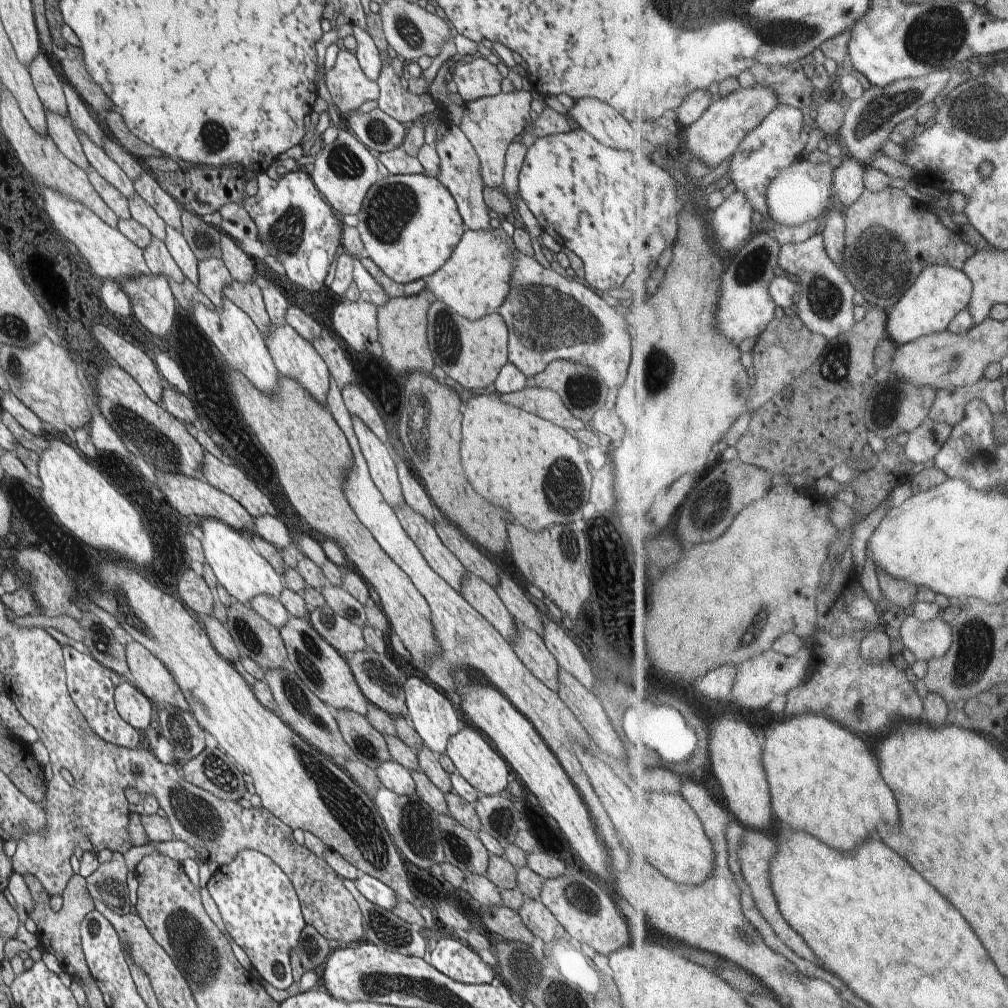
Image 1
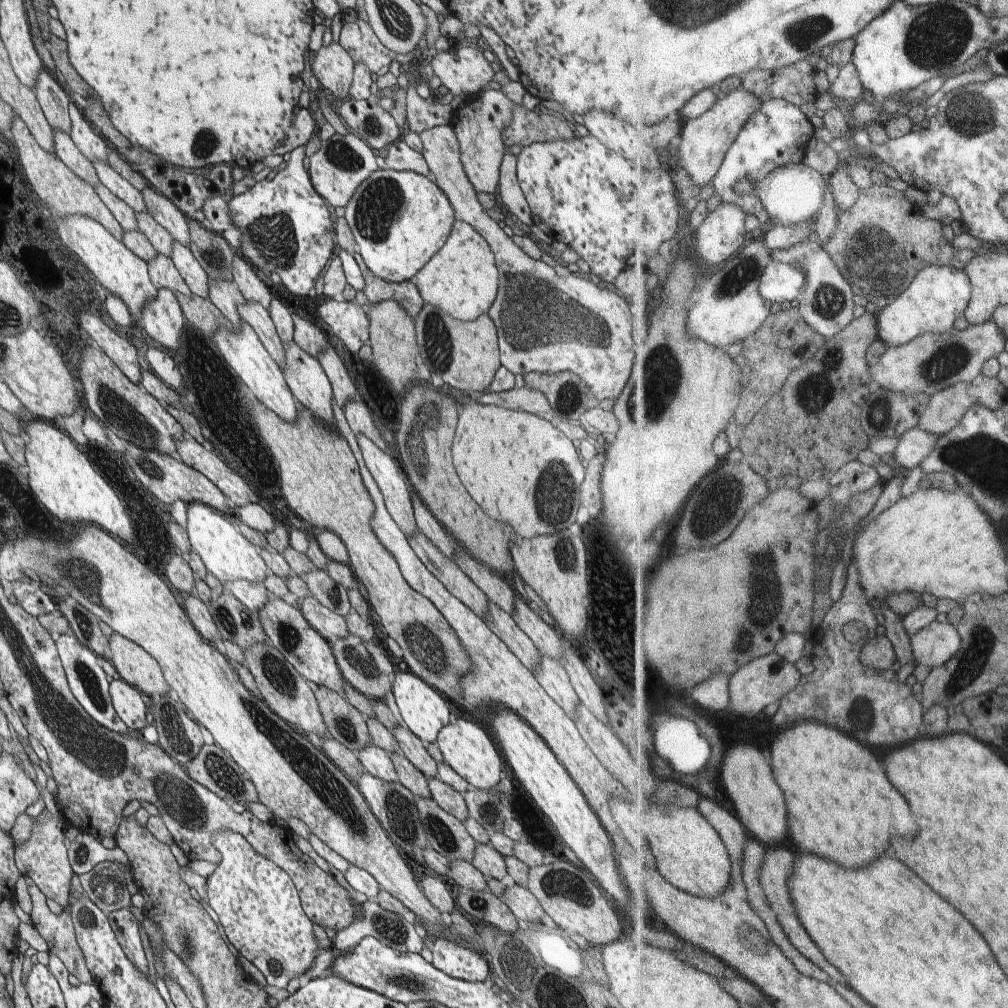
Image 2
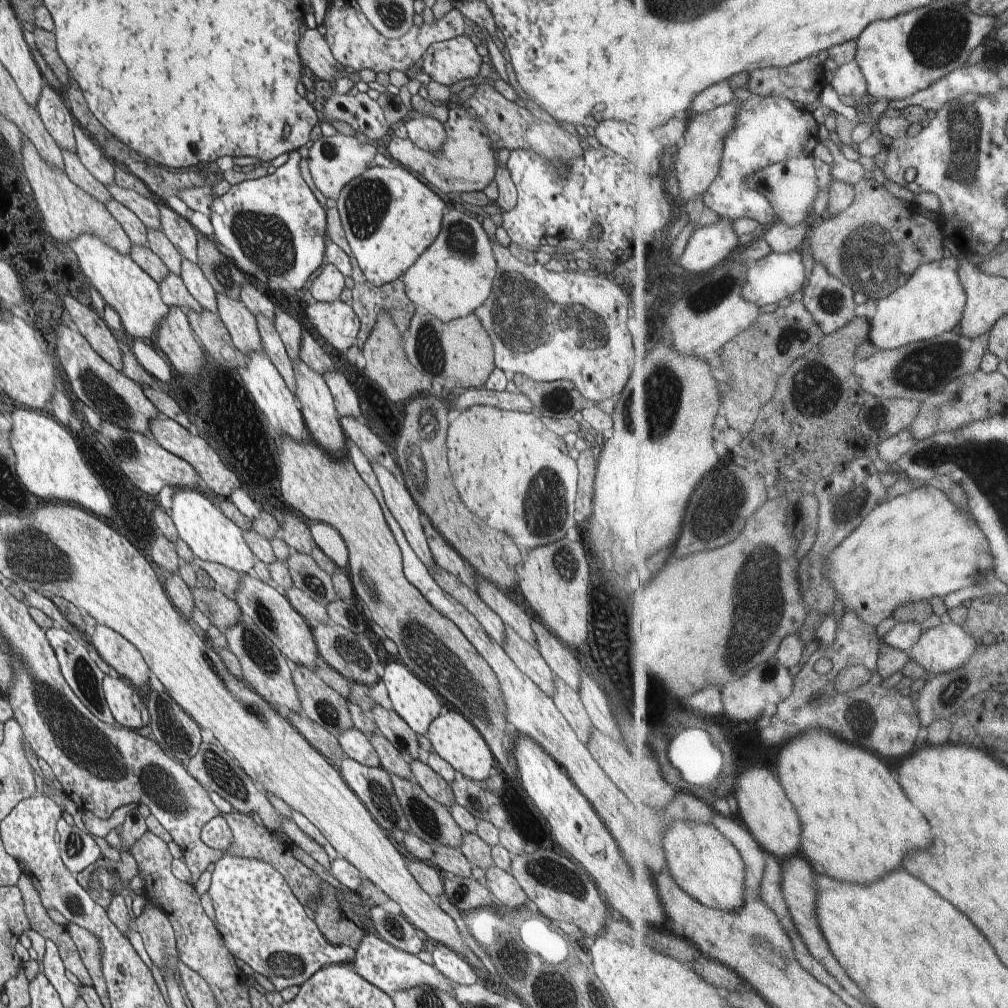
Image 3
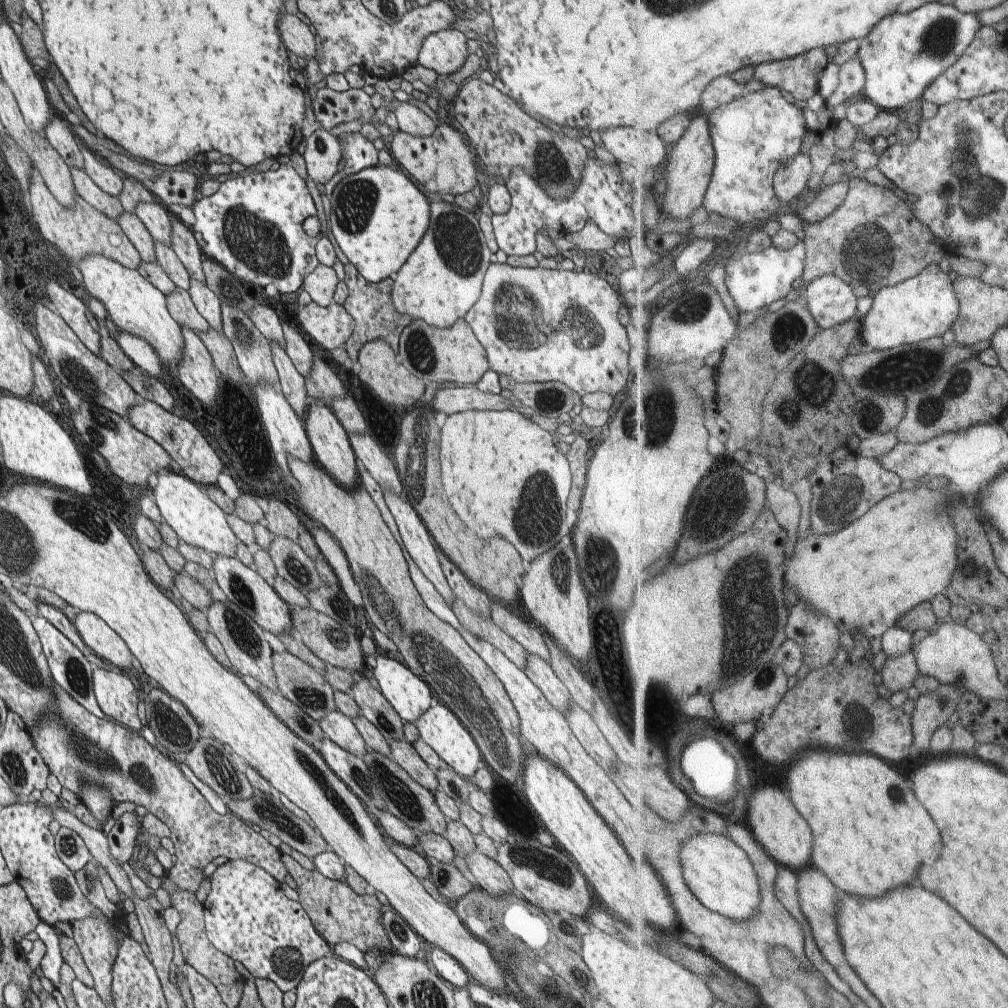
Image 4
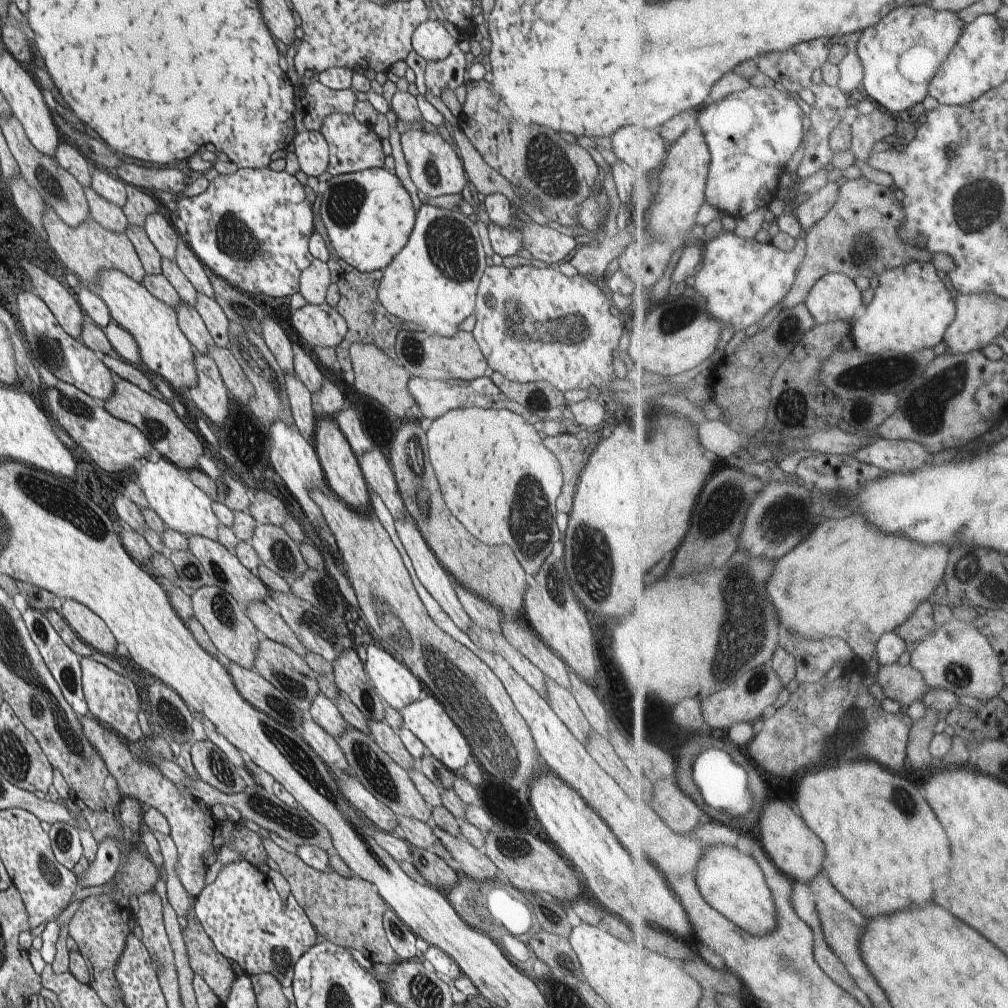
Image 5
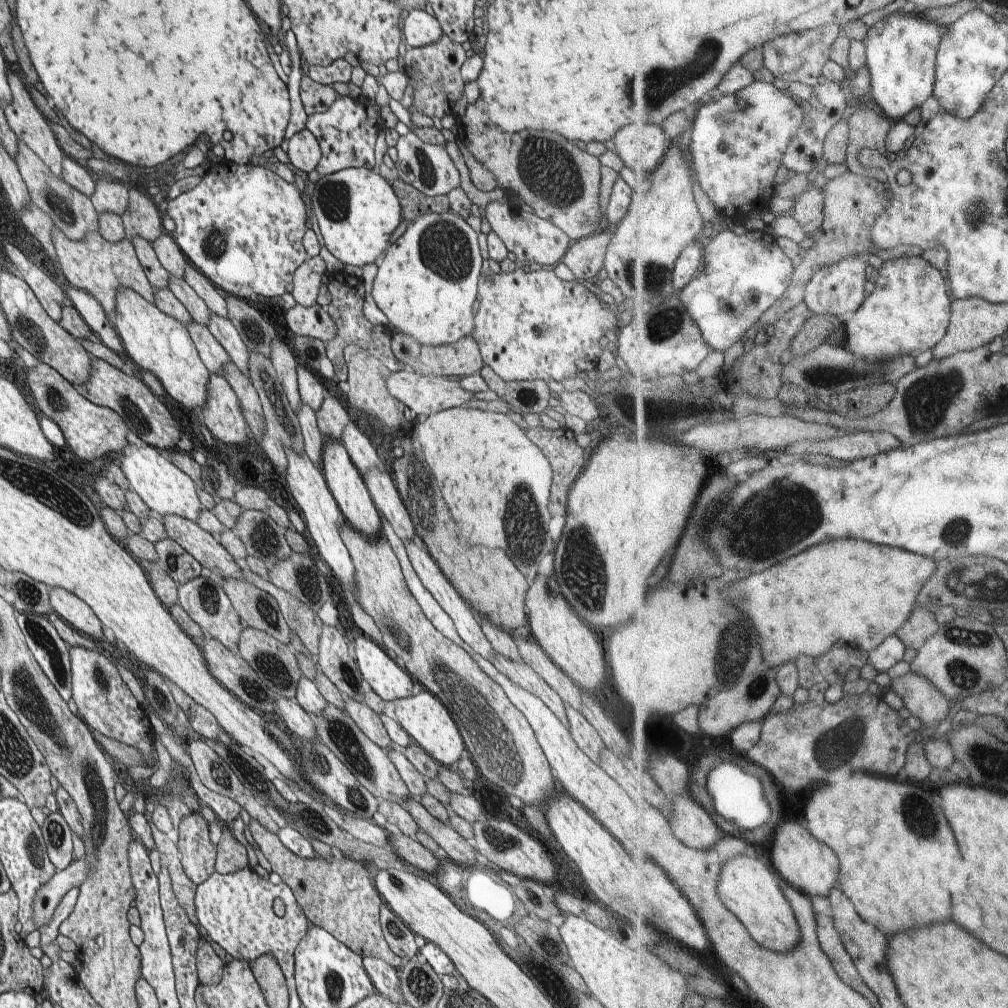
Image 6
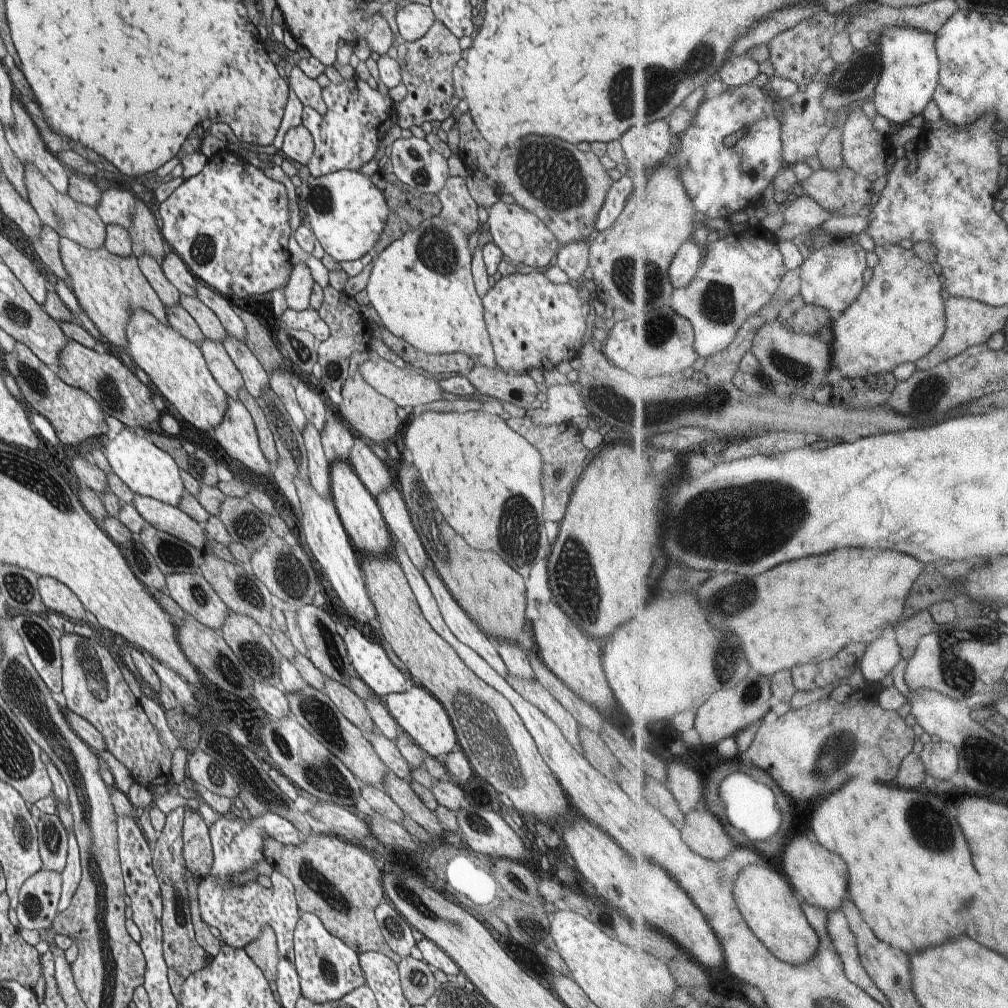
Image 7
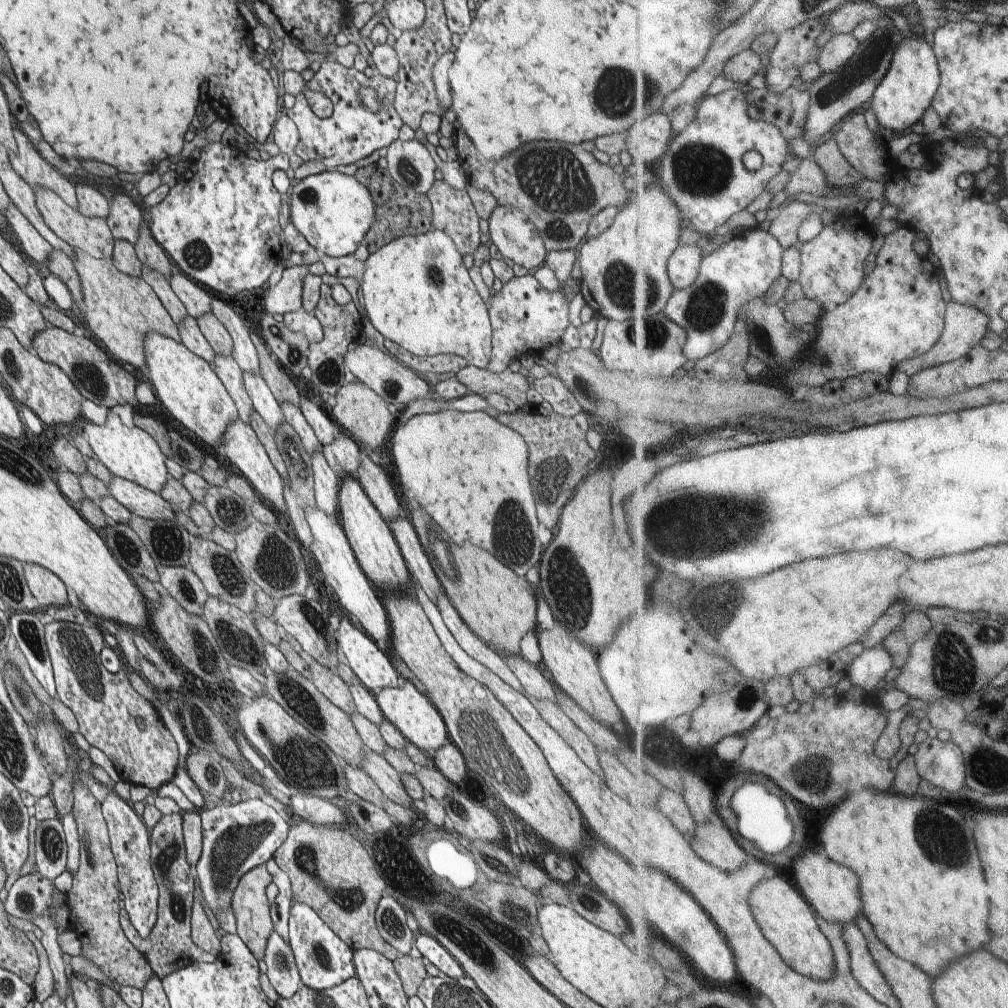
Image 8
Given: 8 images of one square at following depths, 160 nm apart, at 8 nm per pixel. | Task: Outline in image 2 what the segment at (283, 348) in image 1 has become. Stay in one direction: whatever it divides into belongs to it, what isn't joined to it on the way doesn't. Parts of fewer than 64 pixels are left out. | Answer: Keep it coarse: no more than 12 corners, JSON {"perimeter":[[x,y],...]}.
{"perimeter":[[294,340],[282,372],[317,419],[335,422],[333,388],[320,361]]}

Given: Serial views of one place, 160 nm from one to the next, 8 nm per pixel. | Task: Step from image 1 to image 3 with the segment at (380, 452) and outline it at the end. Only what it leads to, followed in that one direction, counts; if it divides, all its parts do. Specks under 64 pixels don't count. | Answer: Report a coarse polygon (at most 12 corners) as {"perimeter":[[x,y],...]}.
{"perimeter":[[376,460],[371,466],[385,504],[426,568],[437,565],[419,506],[401,479]]}

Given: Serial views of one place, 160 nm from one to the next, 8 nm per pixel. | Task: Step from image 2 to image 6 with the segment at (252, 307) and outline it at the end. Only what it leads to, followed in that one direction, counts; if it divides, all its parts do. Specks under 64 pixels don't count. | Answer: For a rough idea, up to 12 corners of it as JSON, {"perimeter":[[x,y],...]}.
{"perimeter":[[302,403],[296,414],[304,453],[321,469],[326,440],[315,412]]}

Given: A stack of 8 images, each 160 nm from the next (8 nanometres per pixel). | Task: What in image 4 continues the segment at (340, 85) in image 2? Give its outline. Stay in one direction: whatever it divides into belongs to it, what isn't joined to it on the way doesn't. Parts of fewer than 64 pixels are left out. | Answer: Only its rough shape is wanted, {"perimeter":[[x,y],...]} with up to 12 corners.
{"perimeter":[[286,12],[278,30],[288,51],[315,58],[316,28]]}

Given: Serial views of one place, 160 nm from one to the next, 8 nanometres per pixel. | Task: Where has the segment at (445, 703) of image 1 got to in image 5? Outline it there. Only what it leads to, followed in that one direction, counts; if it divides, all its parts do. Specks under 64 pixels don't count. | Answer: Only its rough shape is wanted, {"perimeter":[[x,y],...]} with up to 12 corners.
{"perimeter":[[366,646],[364,672],[399,712],[423,684],[390,652]]}

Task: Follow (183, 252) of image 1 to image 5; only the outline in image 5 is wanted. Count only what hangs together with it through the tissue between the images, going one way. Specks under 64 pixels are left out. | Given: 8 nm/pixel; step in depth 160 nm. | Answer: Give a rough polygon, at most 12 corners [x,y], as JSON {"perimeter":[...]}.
{"perimeter":[[197,292],[195,310],[215,345],[230,348],[230,321],[218,302]]}

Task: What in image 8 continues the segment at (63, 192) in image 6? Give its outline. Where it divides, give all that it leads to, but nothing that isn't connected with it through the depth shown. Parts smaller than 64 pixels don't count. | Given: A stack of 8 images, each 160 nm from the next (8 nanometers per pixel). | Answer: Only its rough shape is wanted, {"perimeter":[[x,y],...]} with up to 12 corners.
{"perimeter":[[39,186],[35,203],[46,226],[72,248],[112,258],[106,221],[84,216]]}

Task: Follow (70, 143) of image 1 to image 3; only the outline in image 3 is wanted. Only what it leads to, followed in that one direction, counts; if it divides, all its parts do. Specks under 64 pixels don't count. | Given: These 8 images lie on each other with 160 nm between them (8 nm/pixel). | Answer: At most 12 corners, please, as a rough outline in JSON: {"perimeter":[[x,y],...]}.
{"perimeter":[[61,150],[64,172],[86,194],[106,204],[112,200],[80,158]]}

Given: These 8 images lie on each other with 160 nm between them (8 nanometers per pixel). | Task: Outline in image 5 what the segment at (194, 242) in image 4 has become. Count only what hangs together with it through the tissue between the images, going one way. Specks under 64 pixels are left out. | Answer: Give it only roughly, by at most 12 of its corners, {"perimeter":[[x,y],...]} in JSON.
{"perimeter":[[179,238],[174,261],[197,292],[214,298],[208,270]]}

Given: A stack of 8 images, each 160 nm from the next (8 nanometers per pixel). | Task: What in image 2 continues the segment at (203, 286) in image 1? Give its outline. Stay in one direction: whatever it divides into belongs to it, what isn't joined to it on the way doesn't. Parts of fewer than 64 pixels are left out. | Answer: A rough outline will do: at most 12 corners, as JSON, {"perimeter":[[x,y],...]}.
{"perimeter":[[209,278],[209,299],[233,324],[245,296],[232,280]]}

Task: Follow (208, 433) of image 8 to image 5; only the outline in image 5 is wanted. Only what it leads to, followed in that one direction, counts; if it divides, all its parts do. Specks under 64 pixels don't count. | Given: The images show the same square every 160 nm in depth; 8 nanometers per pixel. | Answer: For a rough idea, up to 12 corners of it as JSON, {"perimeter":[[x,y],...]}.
{"perimeter":[[120,270],[96,294],[134,338],[146,371],[196,388],[195,350],[177,313]]}

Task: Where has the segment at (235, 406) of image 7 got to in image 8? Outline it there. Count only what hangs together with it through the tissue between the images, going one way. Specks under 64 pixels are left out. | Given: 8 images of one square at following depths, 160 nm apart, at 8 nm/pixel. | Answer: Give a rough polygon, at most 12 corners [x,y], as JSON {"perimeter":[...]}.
{"perimeter":[[238,416],[219,448],[271,508],[287,510],[284,482]]}

